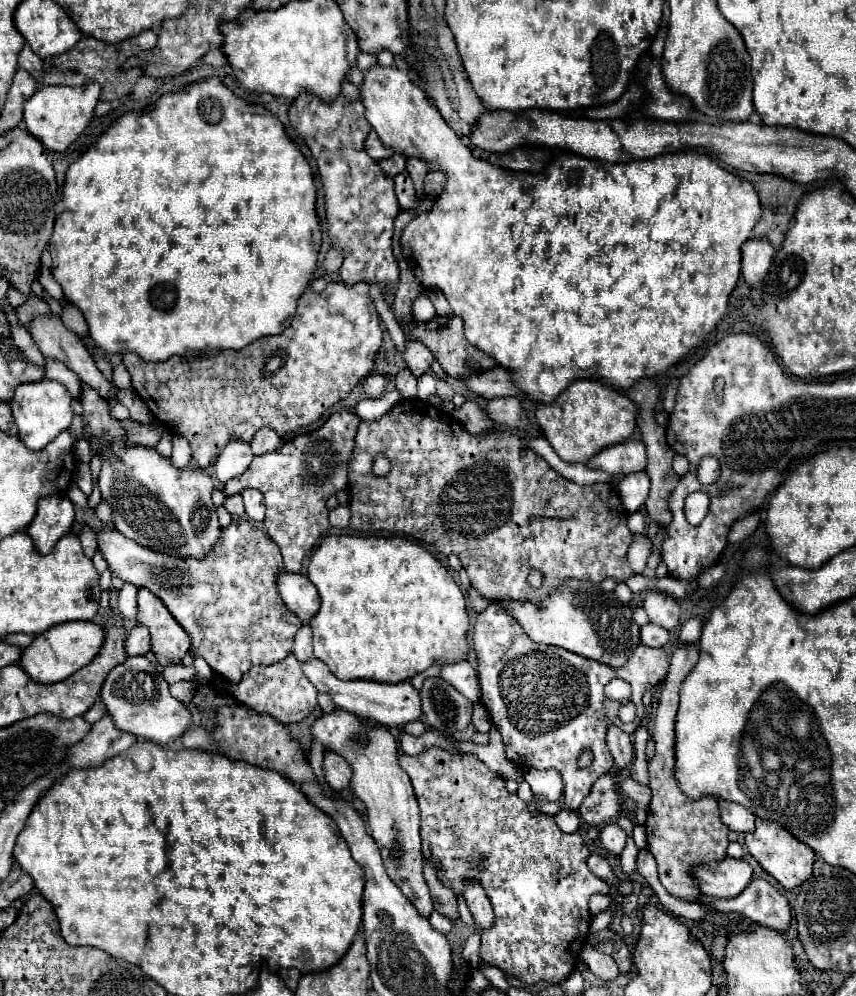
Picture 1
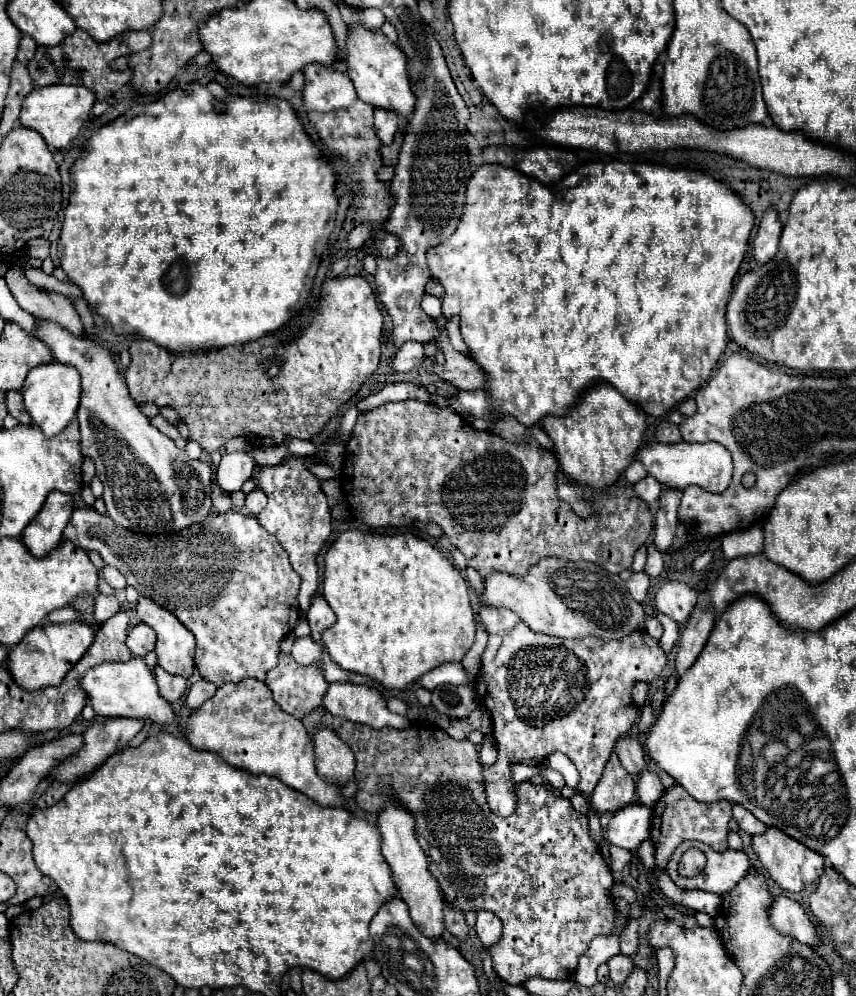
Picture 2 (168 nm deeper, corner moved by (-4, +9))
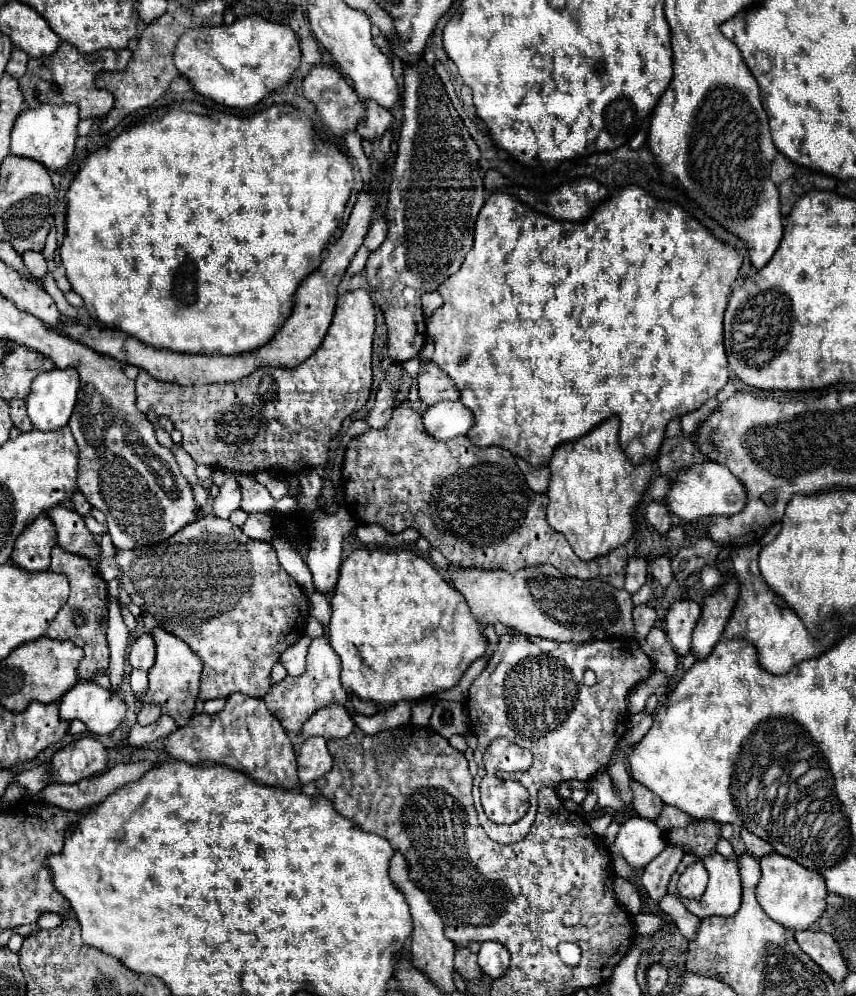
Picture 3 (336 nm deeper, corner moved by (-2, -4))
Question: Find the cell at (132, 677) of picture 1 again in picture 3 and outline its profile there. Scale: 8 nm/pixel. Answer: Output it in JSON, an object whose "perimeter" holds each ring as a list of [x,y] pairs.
{"perimeter":[[[79,679],[59,701],[63,721],[79,719],[95,735],[109,735],[125,719],[127,703],[115,693],[91,681]]]}

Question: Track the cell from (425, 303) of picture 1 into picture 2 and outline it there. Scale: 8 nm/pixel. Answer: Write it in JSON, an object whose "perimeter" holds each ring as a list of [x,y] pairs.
{"perimeter":[[[425,294],[425,296],[423,296],[423,302],[421,302],[421,308],[423,308],[431,318],[439,318],[439,316],[441,316],[441,300],[439,300],[437,296]]]}

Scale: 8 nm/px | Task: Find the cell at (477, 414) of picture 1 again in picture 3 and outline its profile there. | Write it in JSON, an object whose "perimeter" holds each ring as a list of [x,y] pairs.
{"perimeter":[[[517,459],[517,465],[519,469],[523,471],[525,479],[527,479],[527,485],[535,491],[535,493],[547,493],[547,487],[549,487],[549,467],[531,467],[525,459]]]}

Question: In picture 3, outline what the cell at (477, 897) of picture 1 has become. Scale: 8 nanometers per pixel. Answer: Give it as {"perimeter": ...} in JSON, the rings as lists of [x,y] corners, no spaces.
{"perimeter":[[[481,943],[481,949],[477,953],[479,957],[479,967],[489,979],[499,979],[509,965],[509,953],[503,945],[499,943]]]}

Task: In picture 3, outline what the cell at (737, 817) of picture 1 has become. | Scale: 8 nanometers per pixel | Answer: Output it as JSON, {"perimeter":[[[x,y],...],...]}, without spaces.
{"perimeter":[[[747,829],[741,831],[741,839],[743,839],[743,843],[745,843],[745,849],[747,849],[755,859],[761,859],[761,857],[773,853],[773,849],[771,849],[771,845],[769,845],[767,841],[759,839],[757,835],[749,833]]]}

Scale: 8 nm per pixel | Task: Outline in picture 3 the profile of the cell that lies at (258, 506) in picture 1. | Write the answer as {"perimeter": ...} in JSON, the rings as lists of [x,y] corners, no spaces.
{"perimeter":[[[251,513],[243,525],[243,533],[249,539],[271,543],[273,533],[275,533],[275,525],[267,513]]]}

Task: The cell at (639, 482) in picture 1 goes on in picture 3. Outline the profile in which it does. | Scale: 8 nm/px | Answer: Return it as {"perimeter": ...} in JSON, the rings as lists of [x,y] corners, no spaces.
{"perimeter":[[[649,503],[647,505],[647,521],[653,525],[653,529],[661,535],[667,535],[671,529],[671,513],[661,503]]]}

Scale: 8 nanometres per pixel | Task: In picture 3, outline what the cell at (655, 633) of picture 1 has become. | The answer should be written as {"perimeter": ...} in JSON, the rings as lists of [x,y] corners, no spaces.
{"perimeter":[[[653,627],[653,629],[649,631],[649,635],[647,635],[647,643],[649,643],[653,649],[659,649],[665,641],[667,641],[667,635],[665,635],[663,629],[659,629],[659,627]]]}

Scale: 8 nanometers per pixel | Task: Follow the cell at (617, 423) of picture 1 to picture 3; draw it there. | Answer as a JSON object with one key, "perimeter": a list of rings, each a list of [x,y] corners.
{"perimeter":[[[607,419],[585,437],[559,445],[549,463],[549,525],[563,533],[575,555],[591,561],[625,545],[635,533],[635,509],[651,485],[651,463],[633,465],[619,447],[619,421]]]}

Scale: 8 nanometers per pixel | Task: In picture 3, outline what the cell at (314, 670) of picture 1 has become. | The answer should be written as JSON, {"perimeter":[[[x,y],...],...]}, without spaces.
{"perimeter":[[[303,635],[295,645],[281,653],[281,665],[287,669],[289,675],[301,675],[305,671],[305,647],[311,645],[311,637]]]}

